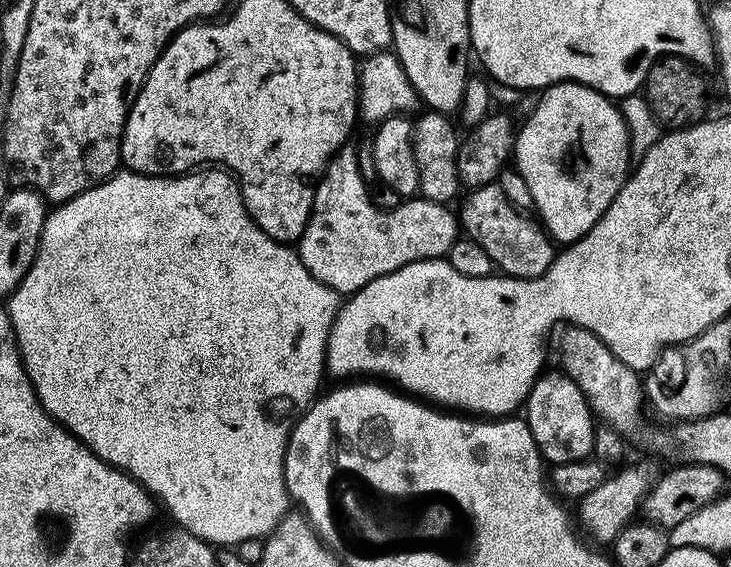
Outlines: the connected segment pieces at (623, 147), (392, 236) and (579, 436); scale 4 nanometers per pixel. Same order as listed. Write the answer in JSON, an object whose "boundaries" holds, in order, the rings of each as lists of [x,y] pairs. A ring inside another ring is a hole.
{"boundaries":[[[[553,84],[551,88],[543,89],[541,96],[544,97],[537,102],[528,121],[519,125],[514,167],[522,174],[530,190],[532,208],[540,211],[539,223],[550,230],[557,241],[560,239],[561,245],[567,246],[583,238],[600,221],[629,175],[628,131],[619,107],[609,97],[587,88],[585,84]]],[[[352,146],[341,148],[319,177],[312,203],[312,217],[308,219],[306,230],[298,241],[304,268],[310,270],[318,282],[330,286],[338,294],[351,294],[362,290],[366,282],[374,282],[374,278],[382,278],[382,274],[390,274],[409,262],[447,257],[450,246],[458,239],[457,213],[451,207],[432,200],[420,198],[412,203],[402,202],[398,207],[389,209],[377,206],[359,170],[357,149]]],[[[563,371],[547,372],[536,377],[528,395],[526,431],[531,434],[533,445],[540,449],[541,456],[549,465],[559,466],[589,459],[594,452],[598,427],[592,408],[582,390]]]]}

